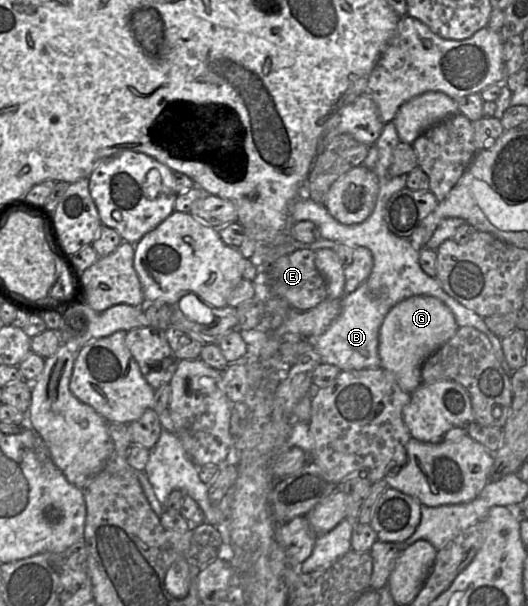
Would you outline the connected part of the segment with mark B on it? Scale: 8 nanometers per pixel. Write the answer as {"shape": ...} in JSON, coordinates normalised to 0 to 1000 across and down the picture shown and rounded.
{"shape":[[[739,200],[727,205],[710,236],[716,248],[716,264],[706,279],[718,299],[718,317],[705,351],[686,368],[665,371],[642,368],[614,338],[595,333],[578,320],[557,332],[549,342],[551,370],[564,365],[589,365],[602,376],[608,394],[621,394],[667,409],[693,408],[706,422],[706,441],[699,457],[672,480],[646,492],[646,513],[640,523],[608,553],[593,559],[593,574],[604,584],[608,599],[633,602],[644,612],[720,606],[718,543],[729,521],[742,507],[761,495],[788,487],[809,487],[830,492],[852,510],[867,540],[894,540],[920,553],[951,607],[958,614],[966,614],[955,592],[951,558],[926,545],[915,523],[884,510],[848,487],[824,457],[805,452],[794,437],[794,413],[780,408],[773,393],[750,389],[733,375],[727,361],[733,333],[744,320],[769,309],[773,289],[761,287],[748,292],[737,289],[742,256],[756,234],[746,201]]]}

